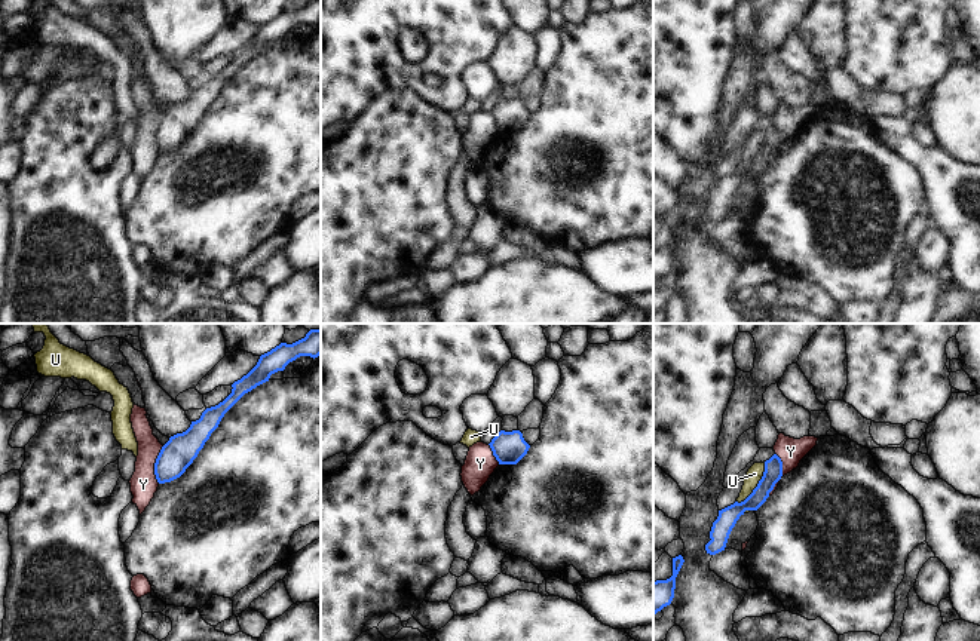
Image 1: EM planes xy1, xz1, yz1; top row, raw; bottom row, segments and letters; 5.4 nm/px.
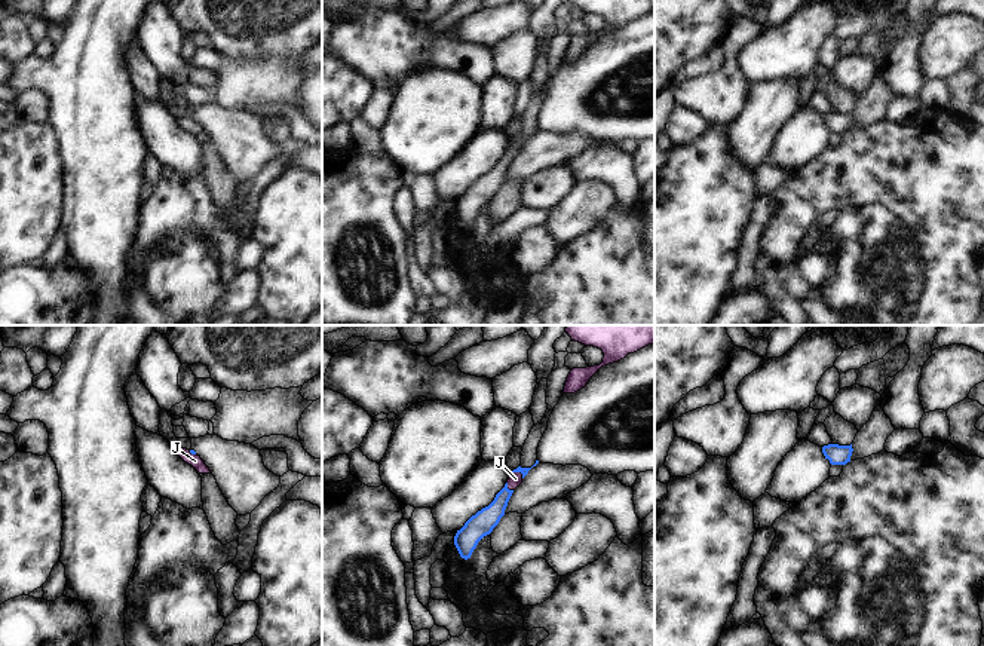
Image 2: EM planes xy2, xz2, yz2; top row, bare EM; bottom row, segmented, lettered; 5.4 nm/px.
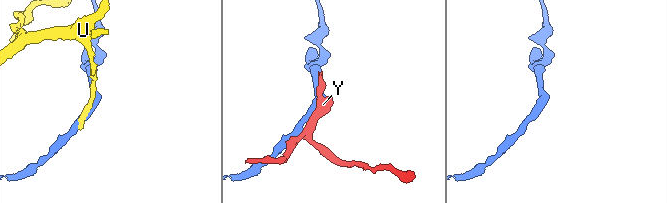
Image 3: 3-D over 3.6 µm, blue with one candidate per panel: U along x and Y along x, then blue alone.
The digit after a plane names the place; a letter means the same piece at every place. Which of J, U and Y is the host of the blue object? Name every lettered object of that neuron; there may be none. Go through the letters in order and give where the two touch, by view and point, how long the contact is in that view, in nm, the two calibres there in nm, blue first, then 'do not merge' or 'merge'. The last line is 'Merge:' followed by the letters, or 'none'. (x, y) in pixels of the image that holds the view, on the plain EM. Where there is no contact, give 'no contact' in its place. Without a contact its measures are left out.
J: xz2 (506, 155) | 60 nm | 130/70 nm | merge
U: yz1 (758, 152) | 280 nm | 110/90 nm | do not merge
Y: yz1 (781, 141) | 240 nm | 100/140 nm | do not merge
Merge: J

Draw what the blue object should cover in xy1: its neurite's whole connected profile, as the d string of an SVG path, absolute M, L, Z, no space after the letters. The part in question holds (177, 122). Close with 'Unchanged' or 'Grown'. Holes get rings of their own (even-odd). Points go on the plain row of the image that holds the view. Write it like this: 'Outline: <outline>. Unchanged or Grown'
Outline: M307 0L304 6L287 12L281 10L260 24L257 33L241 47L232 52L232 61L218 73L206 76L200 86L190 95L169 105L162 114L154 142L159 151L180 145L197 125L211 101L218 95L224 82L248 59L269 49L270 43L284 39L285 34L300 24L318 25L321 22L321 0Z. Unchanged.

